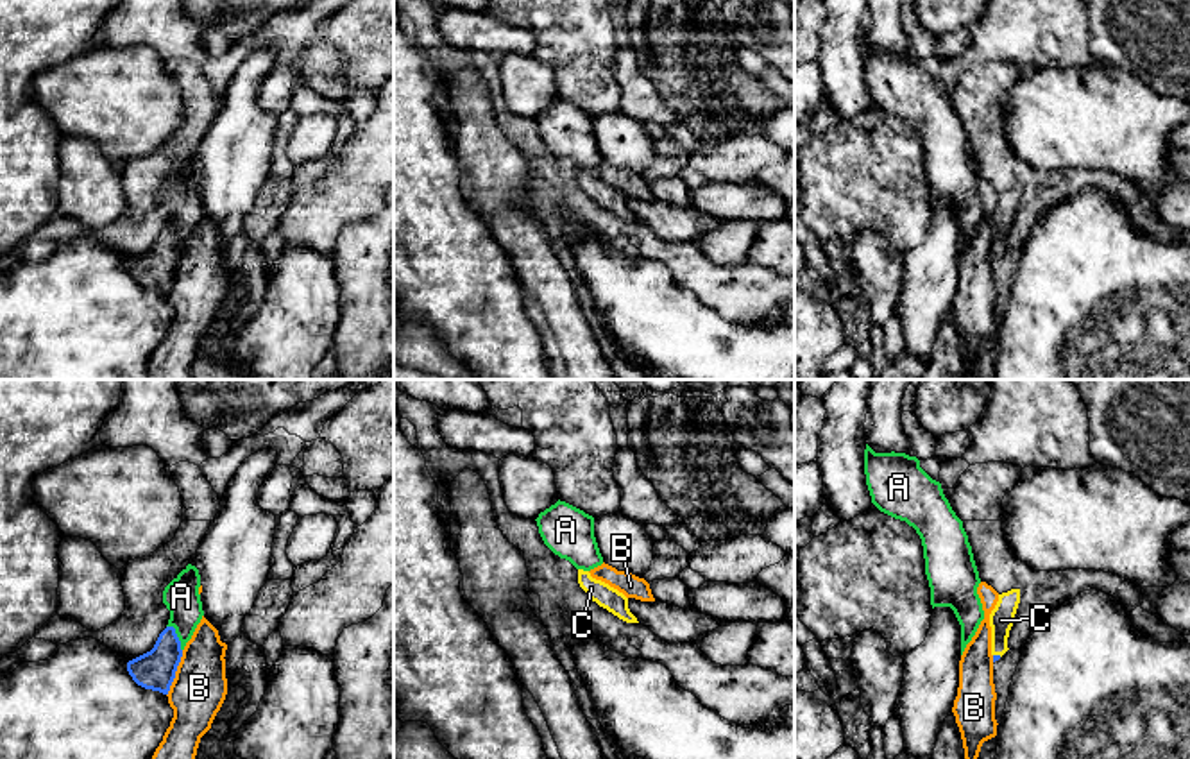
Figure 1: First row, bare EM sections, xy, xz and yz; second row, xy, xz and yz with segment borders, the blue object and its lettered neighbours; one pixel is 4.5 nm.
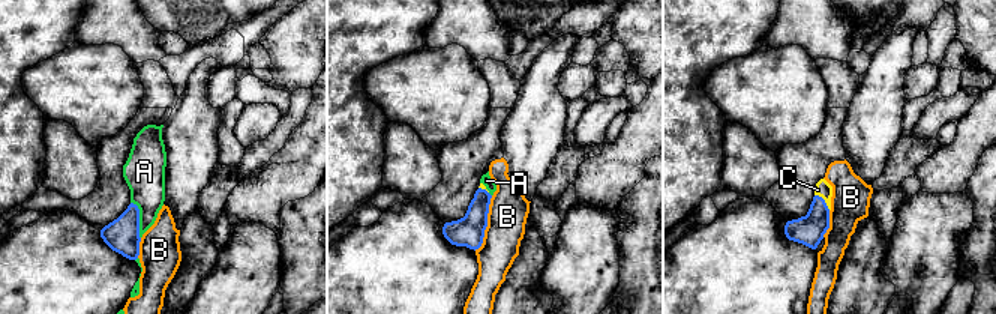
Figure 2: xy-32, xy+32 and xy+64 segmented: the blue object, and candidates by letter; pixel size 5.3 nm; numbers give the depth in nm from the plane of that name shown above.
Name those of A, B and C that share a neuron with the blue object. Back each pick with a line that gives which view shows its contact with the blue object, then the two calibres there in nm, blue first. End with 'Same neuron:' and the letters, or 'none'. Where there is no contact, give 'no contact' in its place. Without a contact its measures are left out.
C: meets blue in yz; 30 nm thick on the blue side, 110 nm on the other
Same neuron: C

